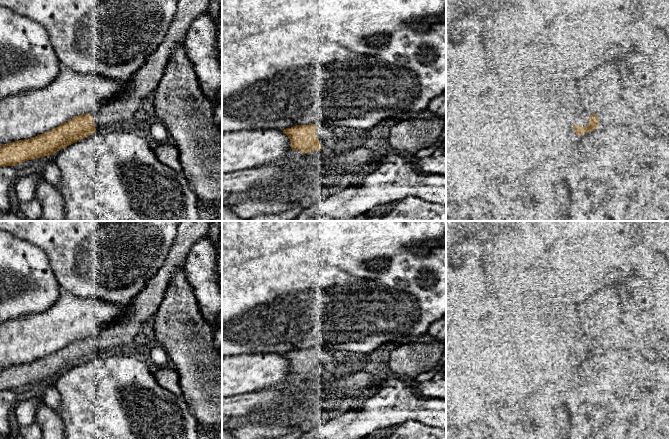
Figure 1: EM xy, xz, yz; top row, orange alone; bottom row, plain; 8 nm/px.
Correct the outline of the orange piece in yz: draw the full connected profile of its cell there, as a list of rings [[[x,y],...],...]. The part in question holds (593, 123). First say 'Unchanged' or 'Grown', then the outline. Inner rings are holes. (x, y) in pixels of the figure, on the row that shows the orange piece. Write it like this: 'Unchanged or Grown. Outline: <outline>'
Grown. Outline: [[[580,98],[576,101],[573,116],[574,131],[578,136],[591,132],[599,126],[598,115],[590,115],[585,110]]]

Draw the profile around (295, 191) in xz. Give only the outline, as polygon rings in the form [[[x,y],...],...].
[[[316,178],[313,182],[307,182],[306,184],[297,184],[295,186],[284,186],[290,193],[287,199],[295,199],[302,193],[309,191],[314,186],[322,186],[323,178]]]

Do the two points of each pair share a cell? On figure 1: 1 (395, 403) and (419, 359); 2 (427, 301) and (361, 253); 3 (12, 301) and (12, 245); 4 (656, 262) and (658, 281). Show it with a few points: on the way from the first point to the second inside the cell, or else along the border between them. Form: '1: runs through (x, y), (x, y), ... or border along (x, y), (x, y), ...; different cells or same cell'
1: border along (390, 373), (407, 380); different cells
2: runs through (408, 282), (393, 265), (393, 257), (380, 253); same cell
3: runs through (12, 287), (12, 259); same cell
4: runs through (656, 267), (658, 276); same cell

